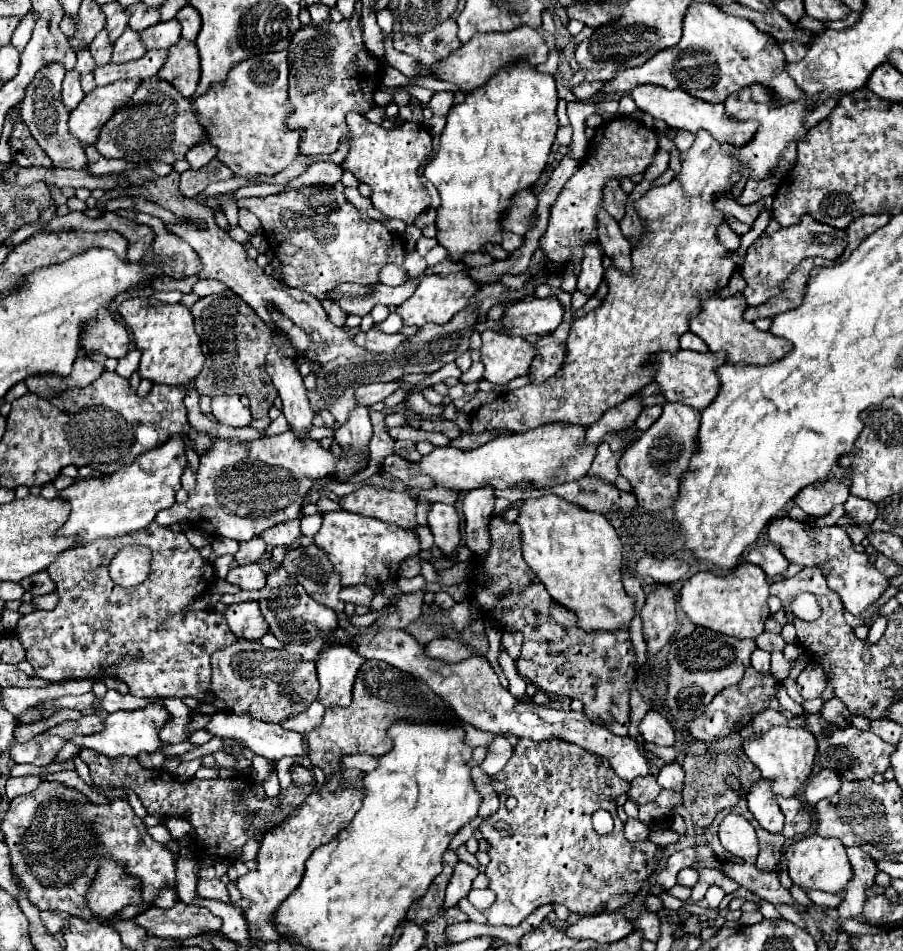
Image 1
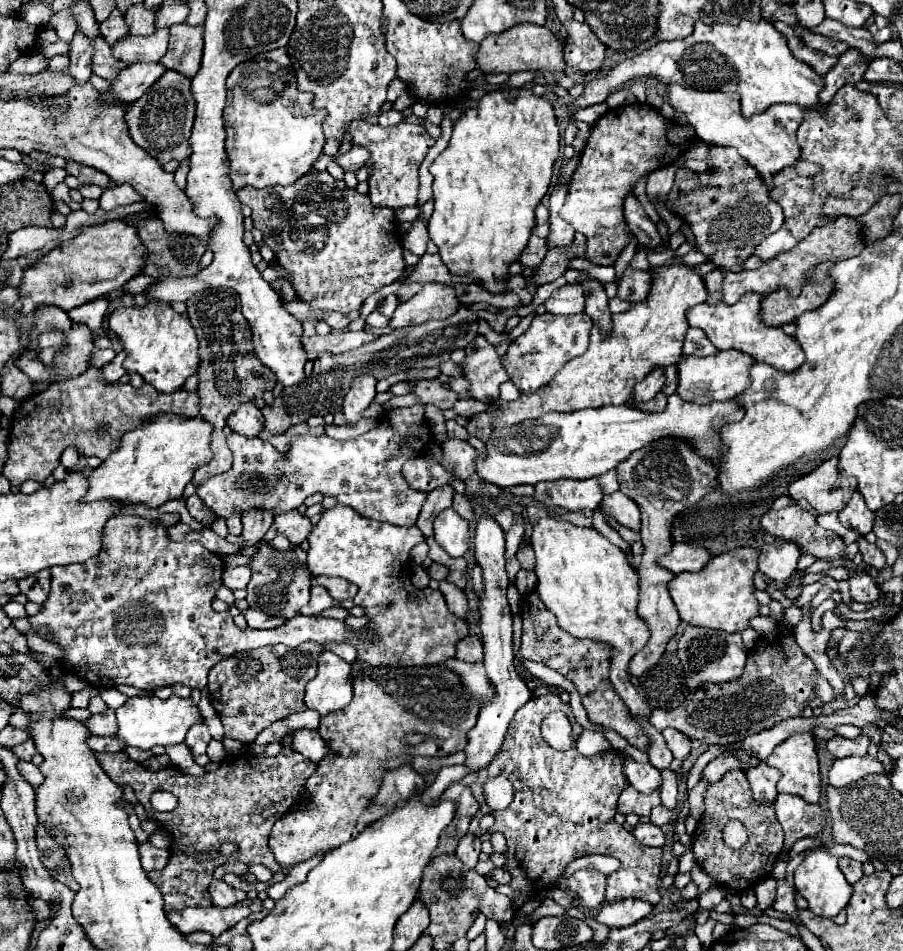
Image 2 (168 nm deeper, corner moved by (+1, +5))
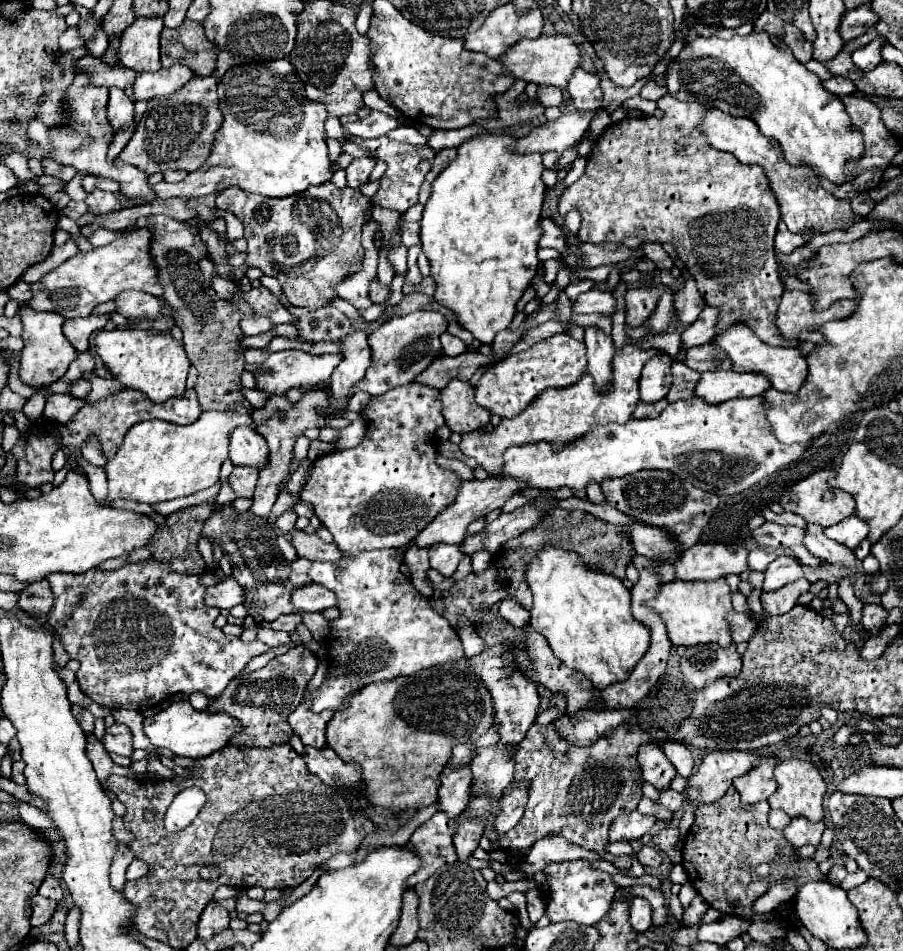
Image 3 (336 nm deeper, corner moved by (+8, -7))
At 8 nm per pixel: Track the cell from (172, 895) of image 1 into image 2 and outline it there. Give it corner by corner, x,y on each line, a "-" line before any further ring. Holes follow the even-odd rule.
284,739
282,745
284,745
282,753
276,755
276,757
238,755
236,759
222,761
220,769
210,771
210,773
206,773
202,777
186,775
186,773
182,773
176,767
166,767
166,769
160,769
160,771
148,771
140,763
132,761
126,751
116,751
116,753
102,751
102,753
96,753
96,759
98,759
100,767
106,771
106,775
116,785
120,785
120,787
122,785
130,785
134,789
134,793
136,793
138,803
148,811
150,819
156,821
158,825
162,825
164,831
168,831
170,835
174,835
174,841
172,841
172,847
170,847
170,857
172,859
166,865
166,869
162,869
158,873
148,873
150,881
154,881
154,885
158,885
158,889
160,889
160,893
164,897
164,909
166,911
170,911
170,909
182,909
186,905
210,907
212,901
210,901
210,895
208,895
208,885
212,881
212,871
218,865
230,863
234,859
240,859
246,865
260,863
260,865
268,867
272,873
278,871
278,865
274,861
274,855
270,853
270,847
268,847
270,829
272,829
274,821
278,821
284,813
288,813
290,809
294,809
300,803
300,795
304,791
306,779
316,771
316,763
310,761
310,759
306,759
306,757
302,757
300,753
292,751
286,745
286,739
-
154,791
170,791
172,795
176,795
178,807
172,813
160,813
160,811
156,811
150,805
150,795
-
228,841
238,845
238,851
234,855
222,855
220,853
222,843
228,843

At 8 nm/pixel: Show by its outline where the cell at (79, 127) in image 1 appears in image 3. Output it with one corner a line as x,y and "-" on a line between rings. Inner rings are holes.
173,65
171,69
159,69
155,73
141,73
133,85
135,101
149,101
153,97
171,95
187,85
195,73
187,65

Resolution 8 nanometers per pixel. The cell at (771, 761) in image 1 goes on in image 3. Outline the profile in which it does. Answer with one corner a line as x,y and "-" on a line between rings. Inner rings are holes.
785,759
775,767
775,777
777,777
777,791
769,797
771,809
781,809
785,811
791,819
795,817
805,817
809,821
823,821
825,819
825,809
823,809
823,797
827,791
827,785
819,773
817,767
809,761
799,761
799,759

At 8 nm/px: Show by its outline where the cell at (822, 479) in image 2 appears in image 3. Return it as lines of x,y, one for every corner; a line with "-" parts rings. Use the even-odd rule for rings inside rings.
823,469
823,471
817,471
817,473
809,475
809,477
801,479
799,483
791,485
791,487
783,493
783,497
781,497
781,507
783,507
783,511
797,513
797,515
801,515
805,521
817,523
817,525
821,525
821,527
831,527
831,525
835,525
835,523
847,519
847,517
855,511
855,501
853,501
853,497
851,497
849,493
839,491
839,489
833,489
833,487
827,485
827,479
833,477
833,475
835,475
833,471

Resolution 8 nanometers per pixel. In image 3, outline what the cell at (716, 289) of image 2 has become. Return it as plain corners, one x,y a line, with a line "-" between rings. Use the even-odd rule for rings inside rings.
685,273
685,275
687,275
687,285
685,285
683,291
679,291
679,293
673,295
673,301
675,301
675,313
677,313
679,321
683,325
691,325
693,321
697,321
699,313
703,311
705,301
699,295
699,291
697,291
695,281
691,279
691,275
689,273

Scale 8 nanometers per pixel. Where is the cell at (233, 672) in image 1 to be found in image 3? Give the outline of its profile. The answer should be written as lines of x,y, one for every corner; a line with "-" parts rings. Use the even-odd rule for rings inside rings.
293,647
285,655
271,659
263,669
229,681
227,689
215,699
209,711
227,713
243,723
243,733
235,735
233,743
241,743
247,747
273,747
287,743
293,735
291,727
287,725
287,717
303,701
305,687
311,681
315,669
317,657
305,647

